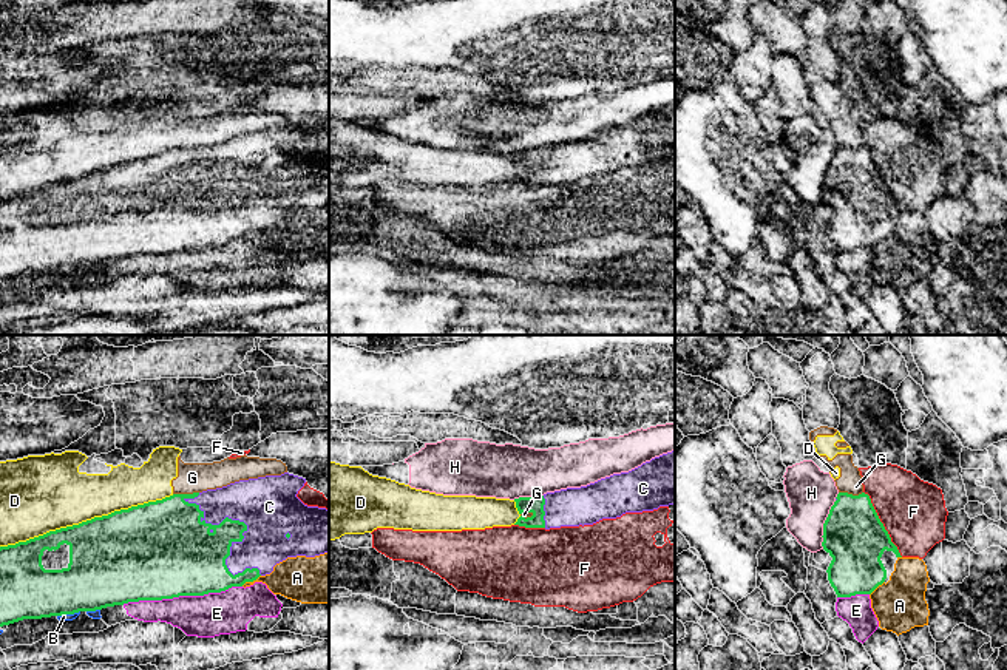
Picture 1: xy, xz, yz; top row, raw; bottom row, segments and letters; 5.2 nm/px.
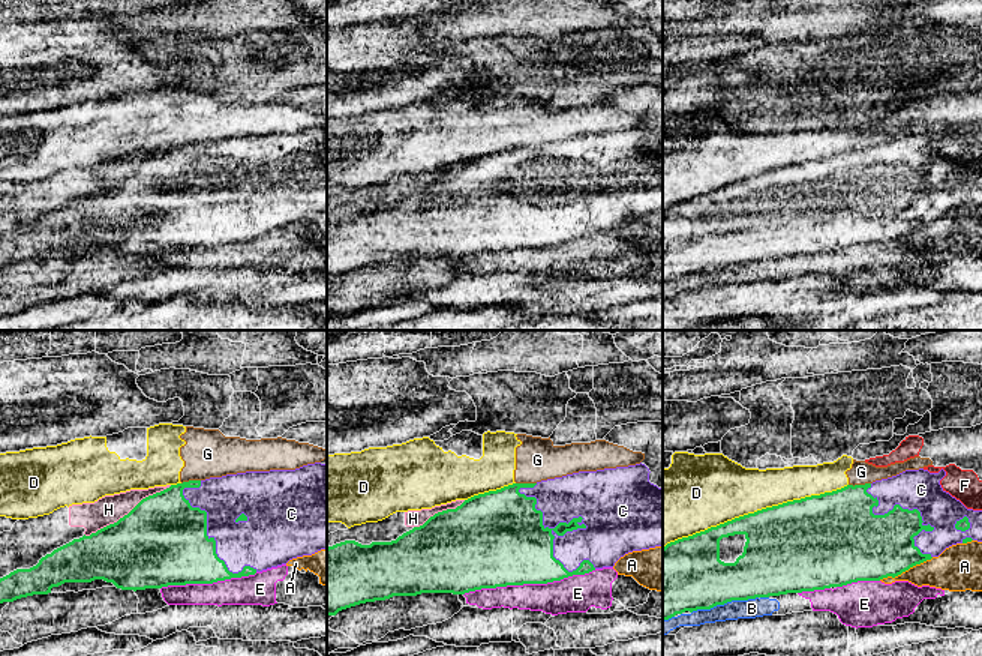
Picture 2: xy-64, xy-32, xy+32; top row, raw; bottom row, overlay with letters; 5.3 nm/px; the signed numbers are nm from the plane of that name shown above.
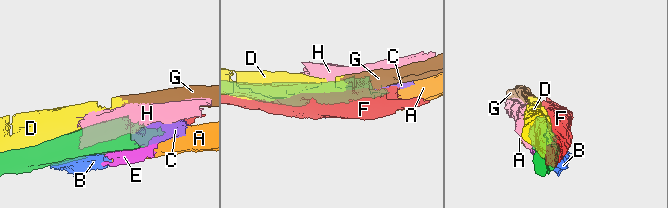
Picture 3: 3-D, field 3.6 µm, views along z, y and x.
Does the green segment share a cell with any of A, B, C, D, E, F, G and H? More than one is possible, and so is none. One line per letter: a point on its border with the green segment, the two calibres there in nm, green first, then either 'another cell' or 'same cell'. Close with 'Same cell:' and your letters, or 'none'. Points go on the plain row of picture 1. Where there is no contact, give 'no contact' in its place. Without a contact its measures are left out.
A: xy (250, 235) | 240/220 nm | another cell
B: xy (68, 267) | 340/30 nm | another cell
C: xy (243, 186) | 260/300 nm | same cell
D: xy (87, 175) | 480/380 nm | another cell
E: xy (181, 249) | 500/220 nm | another cell
F: yz (882, 178) | 320/340 nm | another cell
G: xy (186, 148) | 400/160 nm | another cell
H: yz (823, 179) | 320/260 nm | another cell
Same cell: C

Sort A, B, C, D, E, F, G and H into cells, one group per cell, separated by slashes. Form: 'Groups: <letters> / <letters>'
Groups: A B / C / D G / E / F / H

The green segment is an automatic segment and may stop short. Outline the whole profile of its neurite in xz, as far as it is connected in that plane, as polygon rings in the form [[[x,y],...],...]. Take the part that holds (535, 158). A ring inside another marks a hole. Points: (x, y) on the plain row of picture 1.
[[[675,105],[655,111],[629,127],[613,128],[587,140],[519,151],[514,156],[519,168],[533,168],[527,173],[520,170],[514,179],[545,184],[593,179],[602,173],[621,171],[626,167],[653,165],[659,161],[675,159]]]

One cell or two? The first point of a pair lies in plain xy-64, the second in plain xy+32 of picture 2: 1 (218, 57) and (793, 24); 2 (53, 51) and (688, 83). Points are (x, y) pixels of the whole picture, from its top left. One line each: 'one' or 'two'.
1: two
2: one

